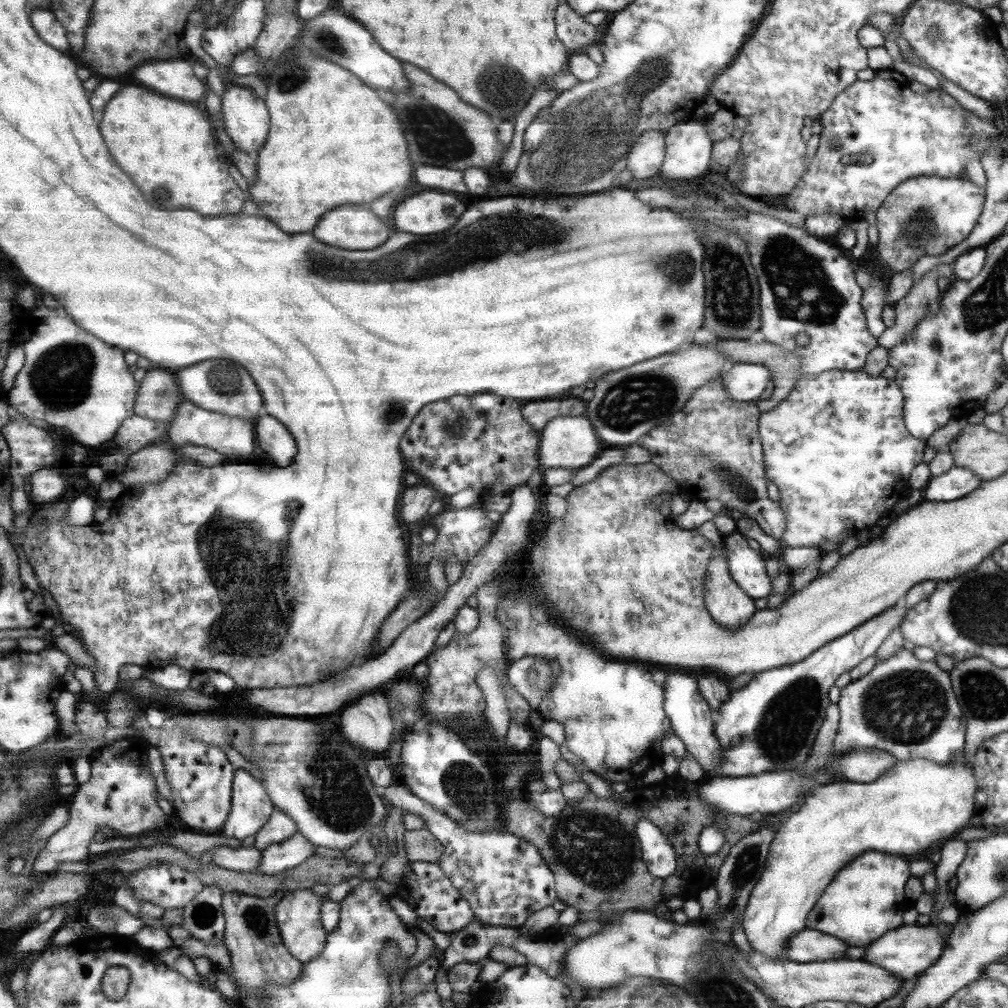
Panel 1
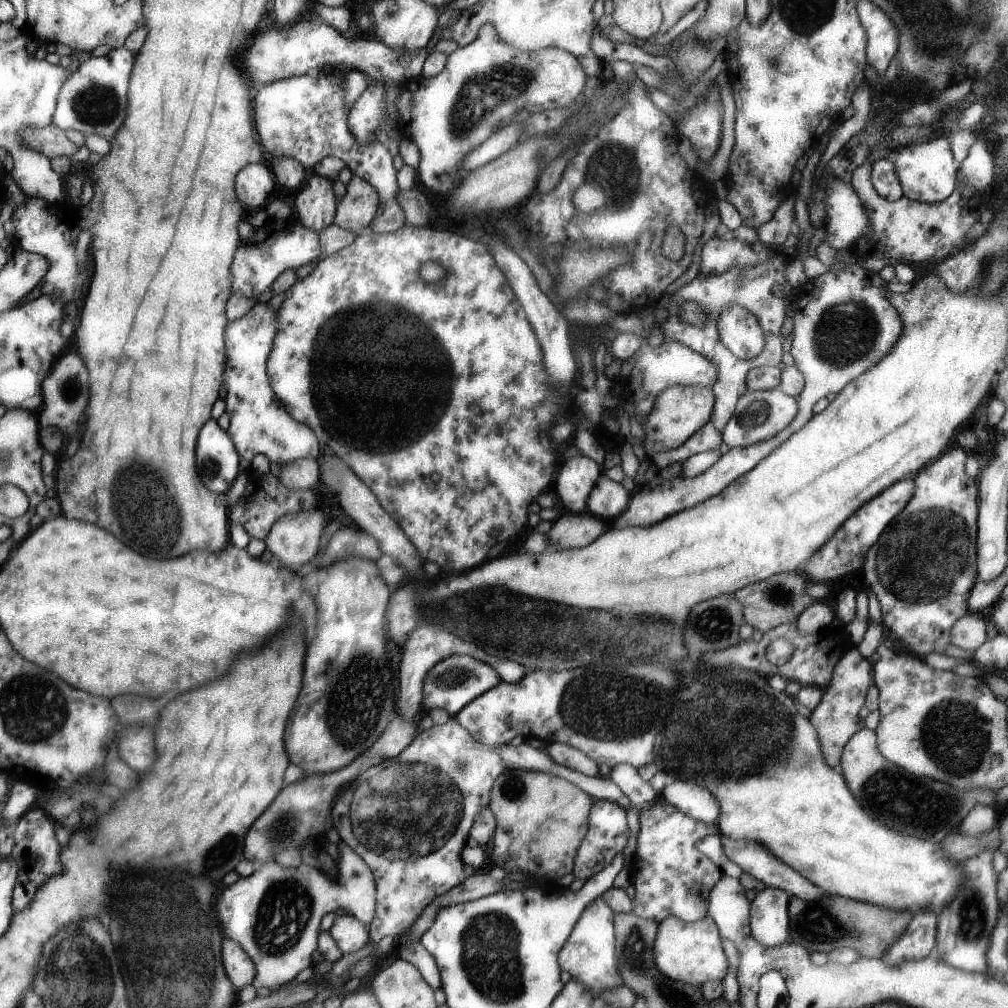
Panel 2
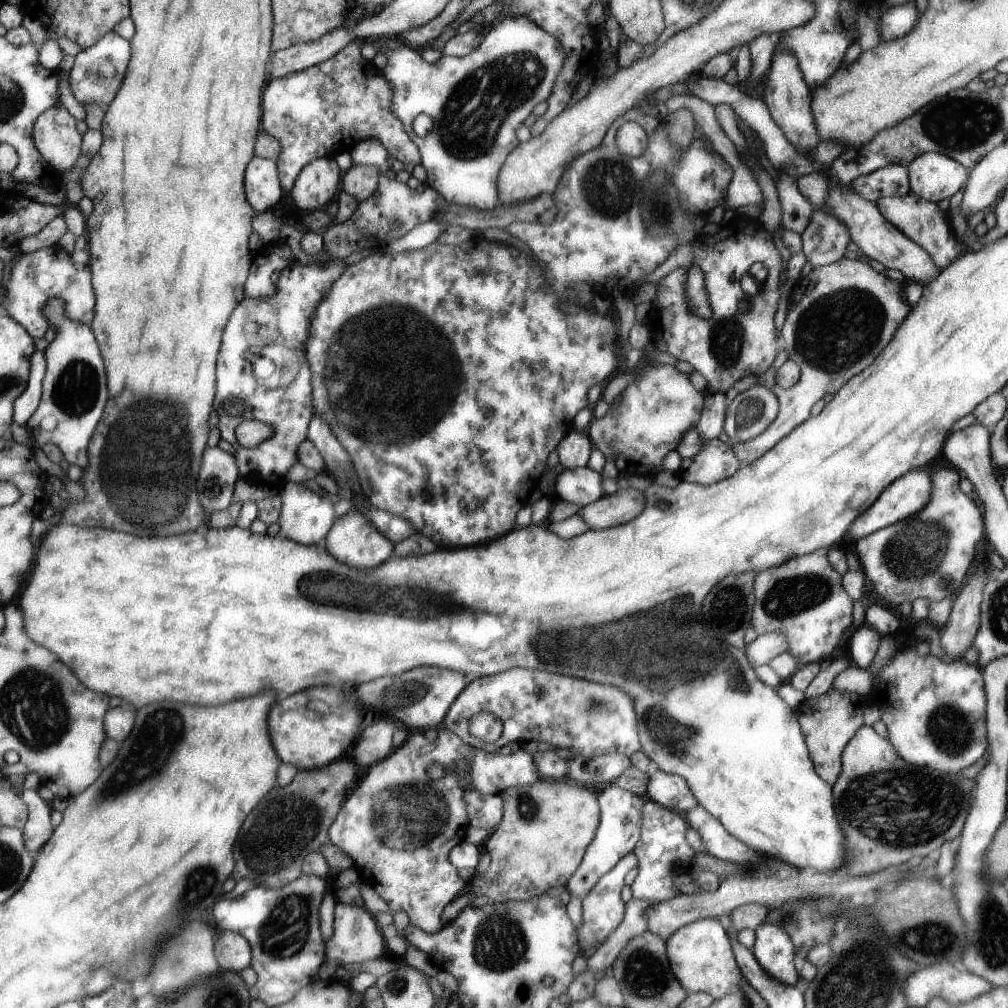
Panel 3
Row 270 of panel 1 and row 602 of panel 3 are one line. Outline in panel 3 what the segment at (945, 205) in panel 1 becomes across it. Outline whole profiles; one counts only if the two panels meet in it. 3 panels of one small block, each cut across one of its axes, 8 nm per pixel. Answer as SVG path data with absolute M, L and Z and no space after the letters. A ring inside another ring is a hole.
M936 468L933 478L933 494L929 504L922 509L922 514L916 514L914 518L904 520L902 524L894 523L884 527L868 536L856 541L854 551L861 562L862 571L866 572L866 578L872 582L876 594L884 600L898 607L906 601L924 597L929 601L941 601L950 592L950 584L962 584L966 578L966 572L972 566L974 552L978 540L984 536L985 520L978 506L972 502L970 496L966 496L960 490L960 474L954 468Z

